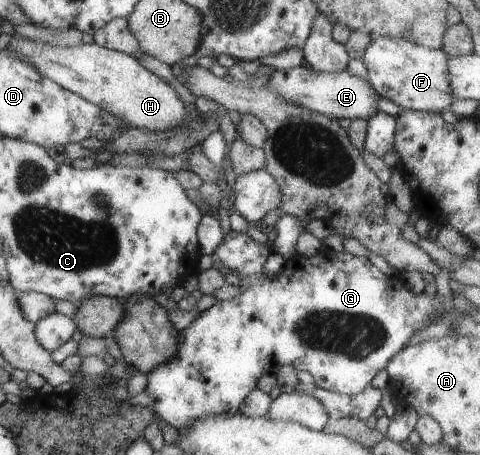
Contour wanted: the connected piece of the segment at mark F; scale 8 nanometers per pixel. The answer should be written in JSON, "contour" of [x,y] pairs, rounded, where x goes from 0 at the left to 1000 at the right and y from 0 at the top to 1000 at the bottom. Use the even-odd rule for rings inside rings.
{"contour":[[[792,81],[779,86],[758,112],[756,136],[767,154],[767,180],[775,193],[808,222],[842,242],[925,248],[944,226],[933,180],[933,123],[923,110],[904,110],[867,99],[844,86]]]}

